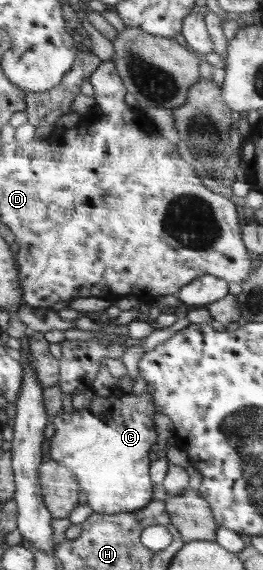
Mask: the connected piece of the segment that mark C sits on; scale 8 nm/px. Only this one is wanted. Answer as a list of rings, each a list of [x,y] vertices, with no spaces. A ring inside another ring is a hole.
[[[148,392],[124,393],[119,398],[115,398],[113,395],[100,397],[95,394],[86,408],[73,409],[70,412],[63,409],[62,413],[53,418],[56,433],[50,439],[50,456],[53,460],[65,463],[75,471],[83,492],[87,494],[87,504],[94,513],[137,513],[150,505],[151,498],[153,498],[153,483],[152,480],[149,480],[149,464],[152,463],[149,460],[149,452],[157,440],[155,424],[153,424],[155,412],[154,400]]]

